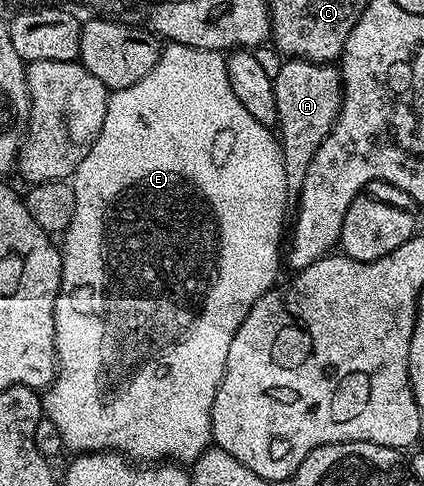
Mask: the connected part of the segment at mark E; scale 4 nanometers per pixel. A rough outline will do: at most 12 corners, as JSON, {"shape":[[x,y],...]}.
{"shape":[[224,54],[108,96],[46,420],[194,463],[276,284],[280,138]]}

